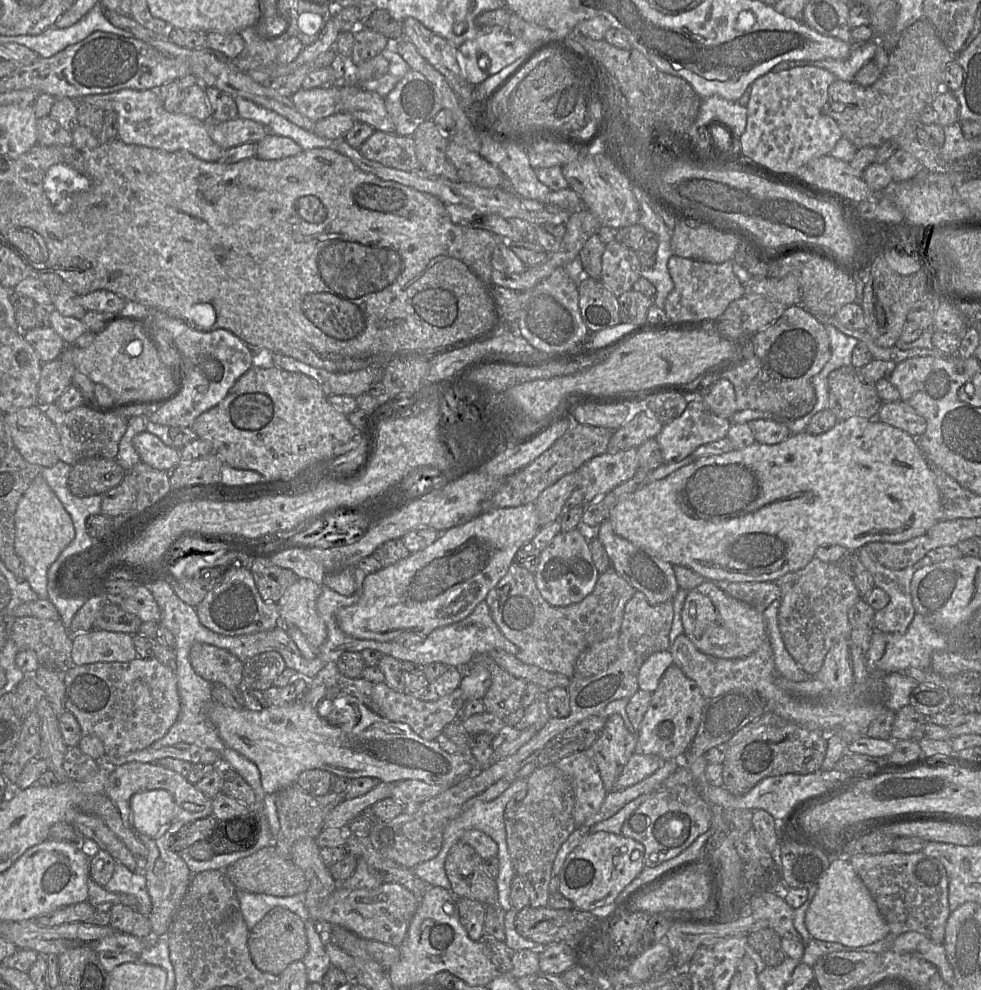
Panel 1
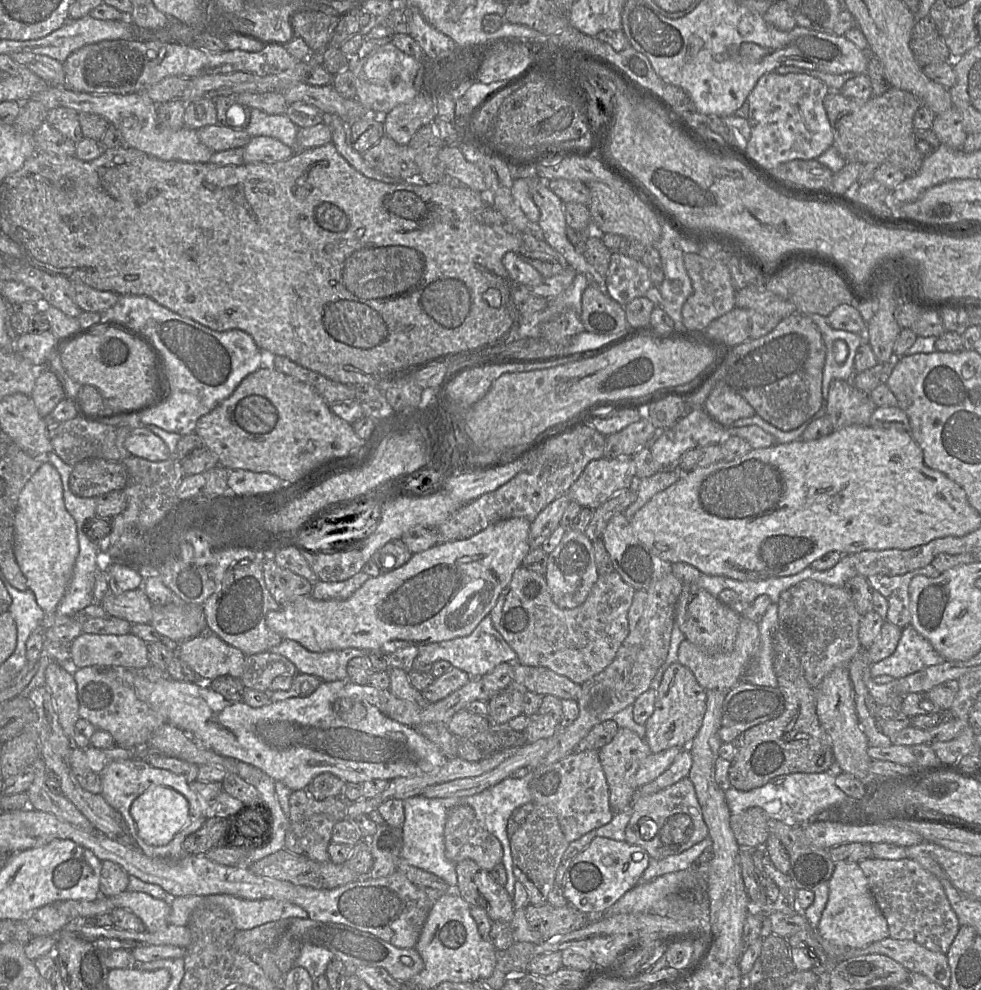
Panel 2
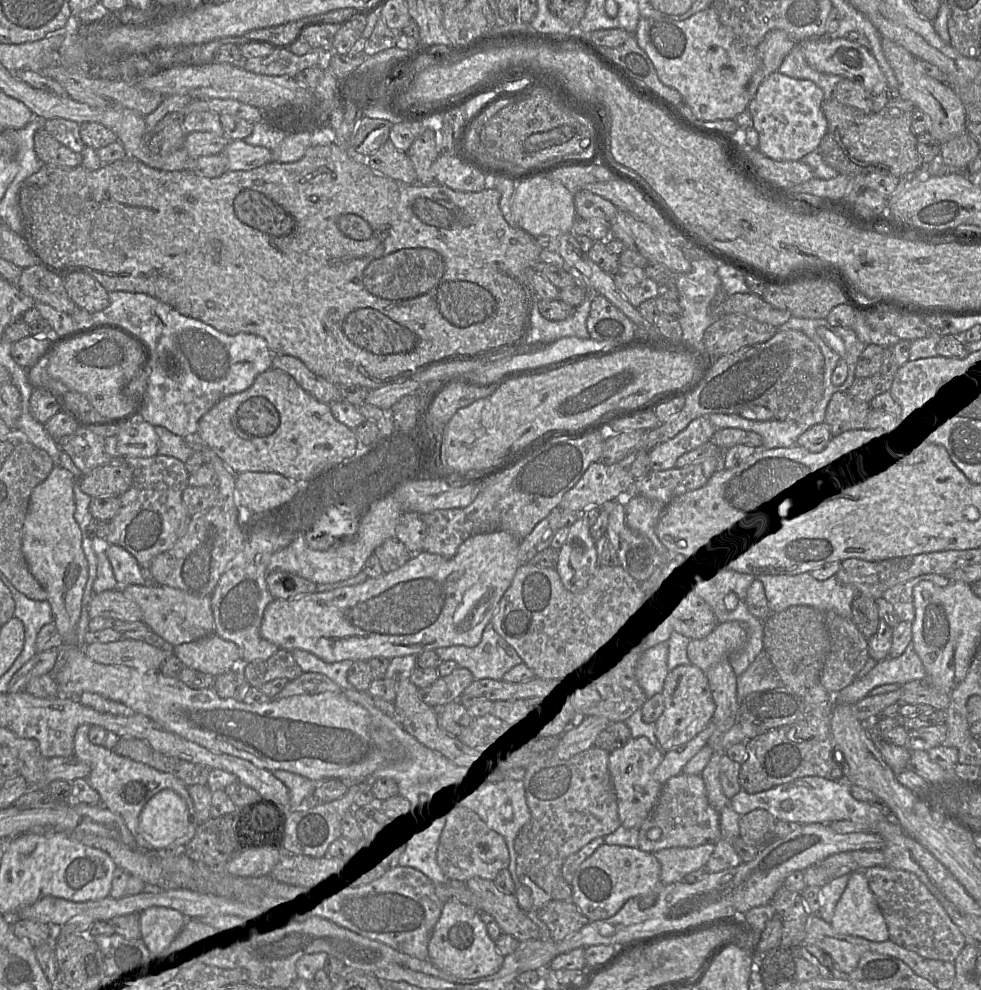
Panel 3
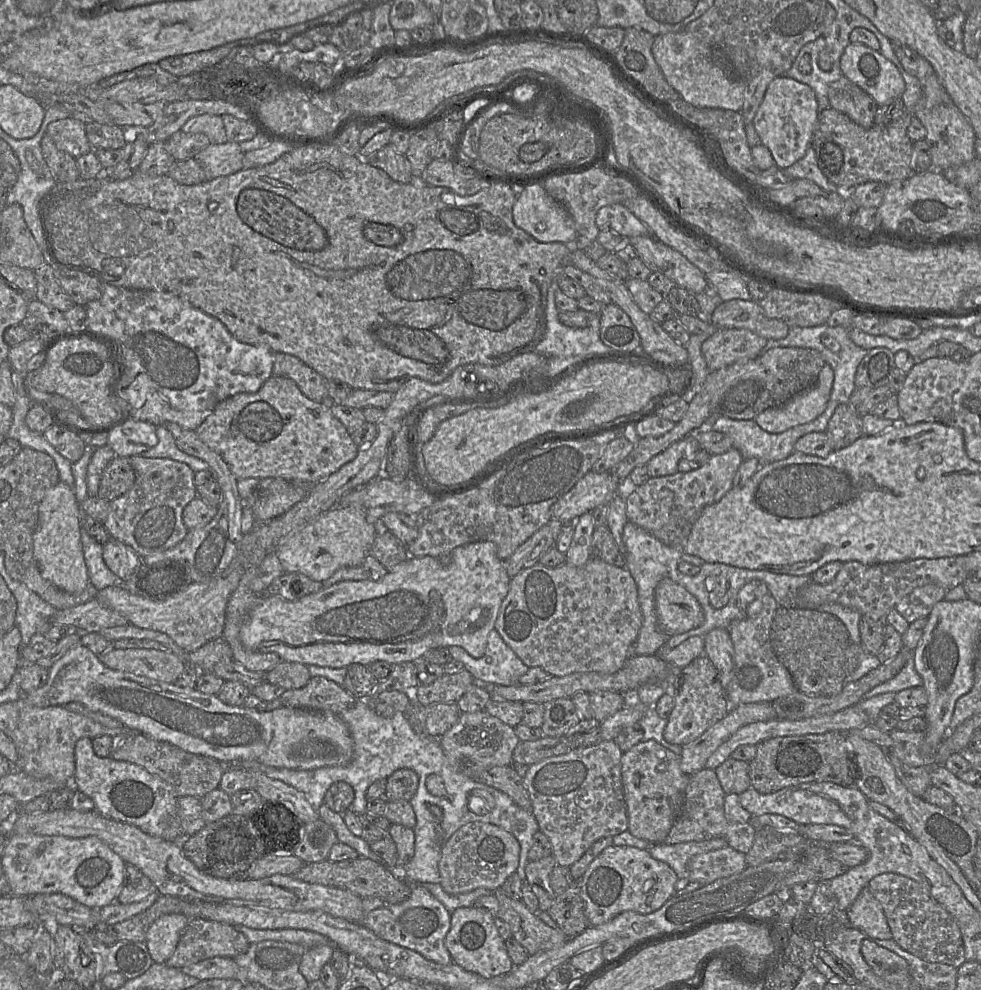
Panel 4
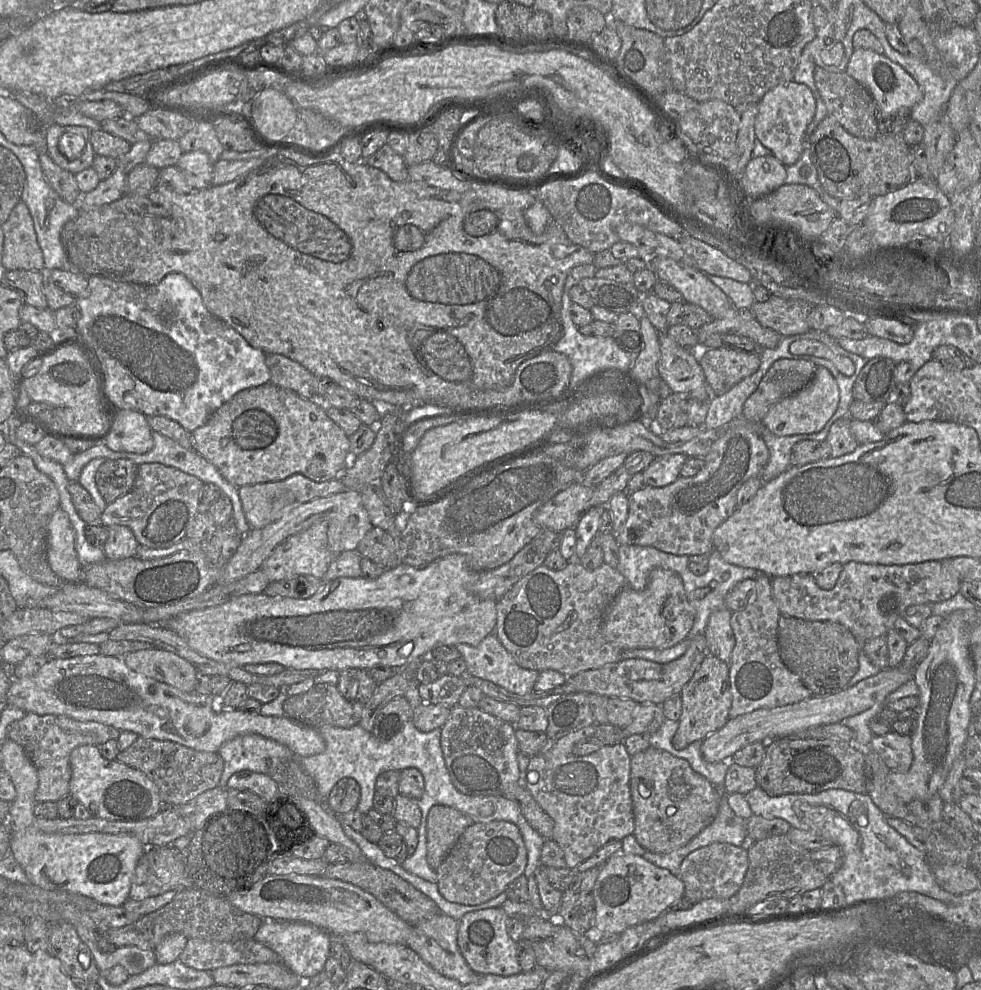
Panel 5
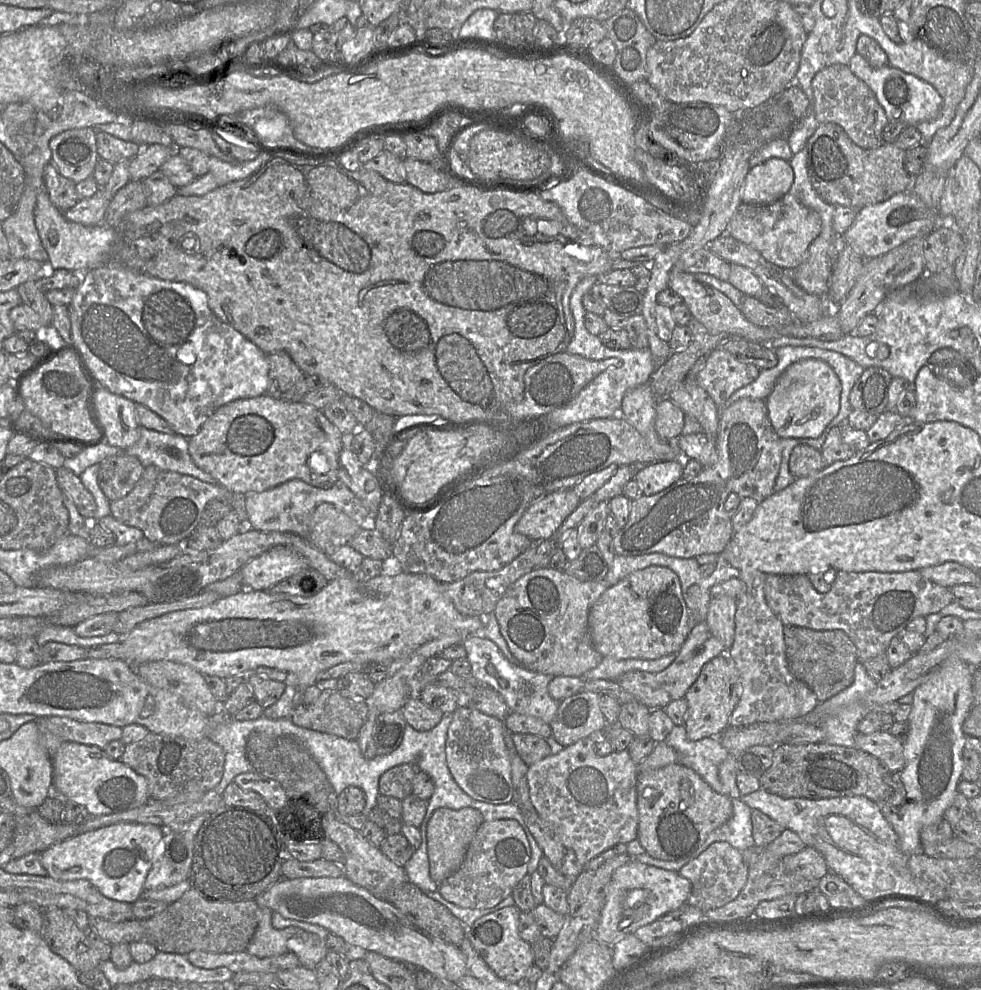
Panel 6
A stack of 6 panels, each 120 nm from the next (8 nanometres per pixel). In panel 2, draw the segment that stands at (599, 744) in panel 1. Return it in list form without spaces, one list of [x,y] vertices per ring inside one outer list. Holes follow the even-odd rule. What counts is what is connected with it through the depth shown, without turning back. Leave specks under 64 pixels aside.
[[[619,728],[613,740],[598,751],[609,787],[610,805],[614,813],[623,812],[632,806],[635,800],[636,773],[651,753],[646,740],[627,728]]]

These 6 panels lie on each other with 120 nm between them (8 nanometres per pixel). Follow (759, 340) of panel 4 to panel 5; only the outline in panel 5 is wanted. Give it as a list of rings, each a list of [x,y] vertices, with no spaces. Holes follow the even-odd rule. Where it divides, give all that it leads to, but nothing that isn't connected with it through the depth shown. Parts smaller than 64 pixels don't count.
[[[699,347],[695,352],[712,396],[726,393],[734,385],[757,371],[758,351]]]

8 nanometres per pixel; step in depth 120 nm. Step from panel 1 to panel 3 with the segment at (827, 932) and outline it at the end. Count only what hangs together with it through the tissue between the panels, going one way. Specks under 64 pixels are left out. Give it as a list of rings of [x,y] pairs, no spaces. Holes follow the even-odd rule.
[[[857,870],[850,875],[830,924],[840,934],[874,942],[889,939],[887,924],[870,890],[864,870]]]

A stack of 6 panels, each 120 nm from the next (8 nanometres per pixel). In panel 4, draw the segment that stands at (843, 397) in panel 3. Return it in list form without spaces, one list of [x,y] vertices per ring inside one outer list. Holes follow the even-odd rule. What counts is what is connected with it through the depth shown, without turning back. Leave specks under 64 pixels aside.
[[[848,403],[839,404],[829,419],[826,433],[831,439],[832,450],[840,450],[862,437],[862,417]]]

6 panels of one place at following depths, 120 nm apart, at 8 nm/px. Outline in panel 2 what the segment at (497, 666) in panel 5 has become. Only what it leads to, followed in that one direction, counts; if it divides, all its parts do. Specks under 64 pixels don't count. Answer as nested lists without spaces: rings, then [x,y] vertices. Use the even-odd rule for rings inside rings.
[[[490,615],[486,616],[475,630],[466,637],[458,637],[452,640],[419,646],[417,657],[420,661],[430,664],[439,660],[446,660],[453,667],[468,673],[472,678],[481,678],[483,675],[492,672],[501,663],[514,664],[517,662],[516,652],[495,629]]]

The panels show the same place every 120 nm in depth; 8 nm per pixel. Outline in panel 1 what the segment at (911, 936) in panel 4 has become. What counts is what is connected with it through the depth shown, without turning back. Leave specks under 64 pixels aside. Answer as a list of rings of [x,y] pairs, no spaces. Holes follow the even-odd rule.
[[[924,853],[855,854],[849,862],[861,878],[878,910],[889,927],[889,933],[899,936],[919,932],[937,944],[944,944],[945,926],[950,915],[948,877],[943,865]]]

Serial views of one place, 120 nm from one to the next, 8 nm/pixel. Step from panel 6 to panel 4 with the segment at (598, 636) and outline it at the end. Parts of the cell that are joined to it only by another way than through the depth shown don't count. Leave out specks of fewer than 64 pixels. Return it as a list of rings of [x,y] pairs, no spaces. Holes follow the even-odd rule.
[[[668,577],[661,579],[655,588],[655,604],[659,629],[669,637],[688,632],[704,622],[698,600]]]

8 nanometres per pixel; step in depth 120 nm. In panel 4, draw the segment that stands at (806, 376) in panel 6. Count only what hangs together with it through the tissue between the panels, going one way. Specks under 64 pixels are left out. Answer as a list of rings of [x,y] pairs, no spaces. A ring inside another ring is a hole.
[[[827,363],[821,369],[814,386],[795,395],[779,407],[769,408],[754,419],[763,430],[777,434],[813,421],[827,407],[834,373]]]

